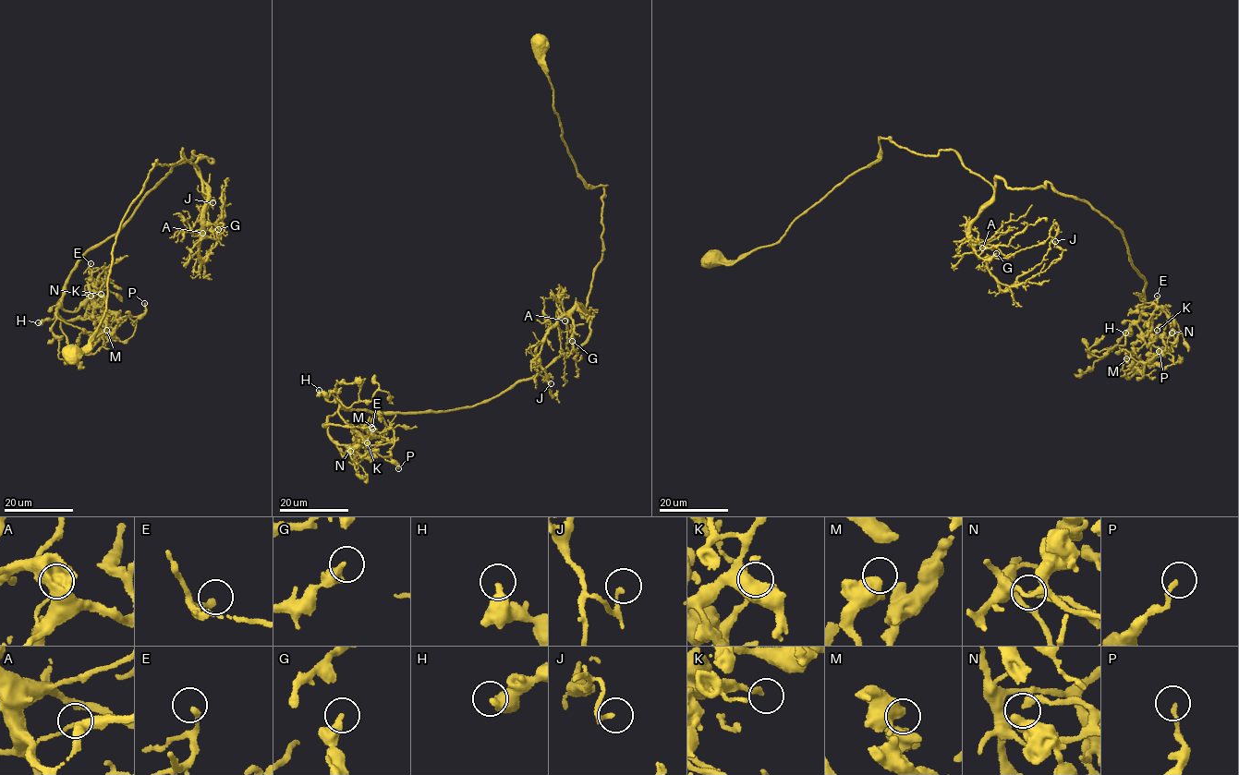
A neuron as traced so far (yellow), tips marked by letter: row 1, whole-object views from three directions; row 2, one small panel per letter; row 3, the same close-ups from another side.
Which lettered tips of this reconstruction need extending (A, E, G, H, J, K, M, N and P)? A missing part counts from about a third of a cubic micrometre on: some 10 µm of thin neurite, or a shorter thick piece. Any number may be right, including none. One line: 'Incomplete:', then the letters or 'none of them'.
Incomplete: G

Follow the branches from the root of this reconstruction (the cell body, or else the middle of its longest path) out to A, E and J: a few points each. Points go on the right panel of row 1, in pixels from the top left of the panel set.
A: (710, 259), (773, 245), (870, 167), (881, 139), (952, 150), (986, 179), (993, 196), (969, 235), (982, 248)
E: (710, 259), (773, 245), (881, 139), (952, 150), (994, 190), (1082, 199), (1146, 281), (1145, 336), (1157, 296)
J: (710, 259), (773, 245), (870, 167), (881, 139), (952, 150), (992, 187), (969, 241), (1002, 291), (1055, 241)

